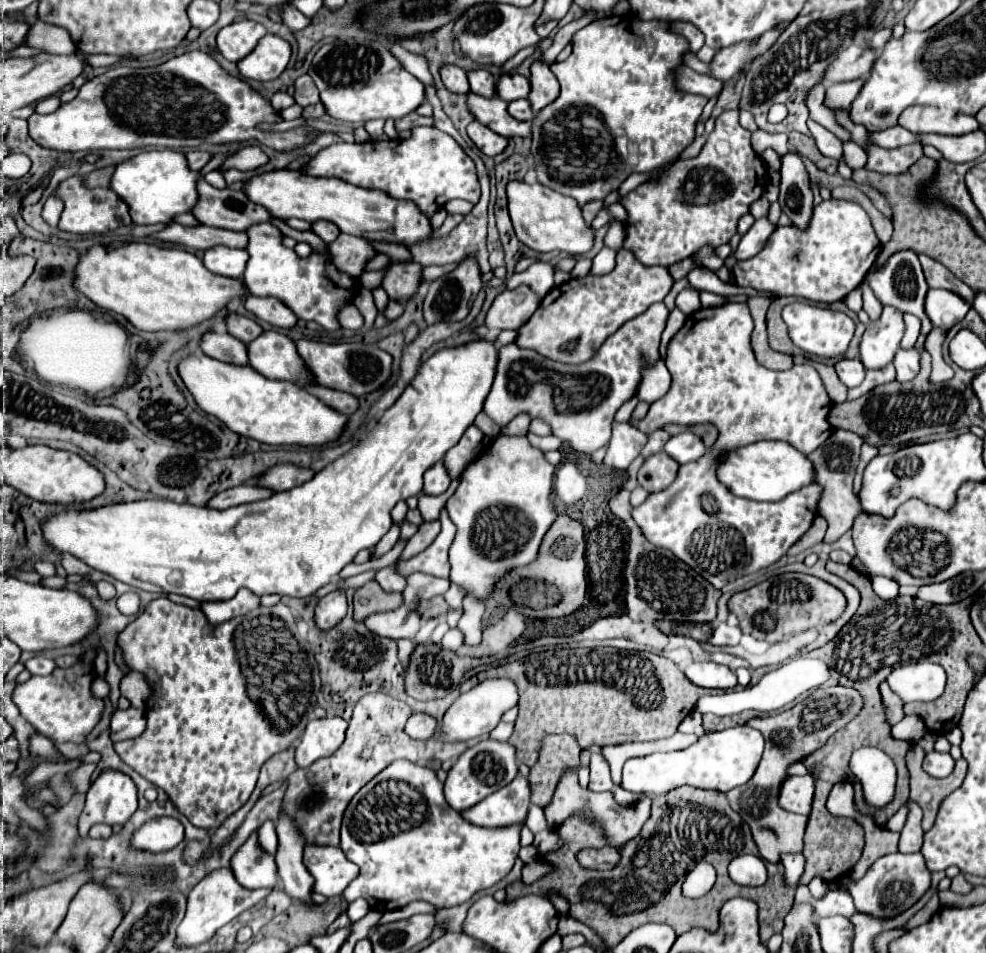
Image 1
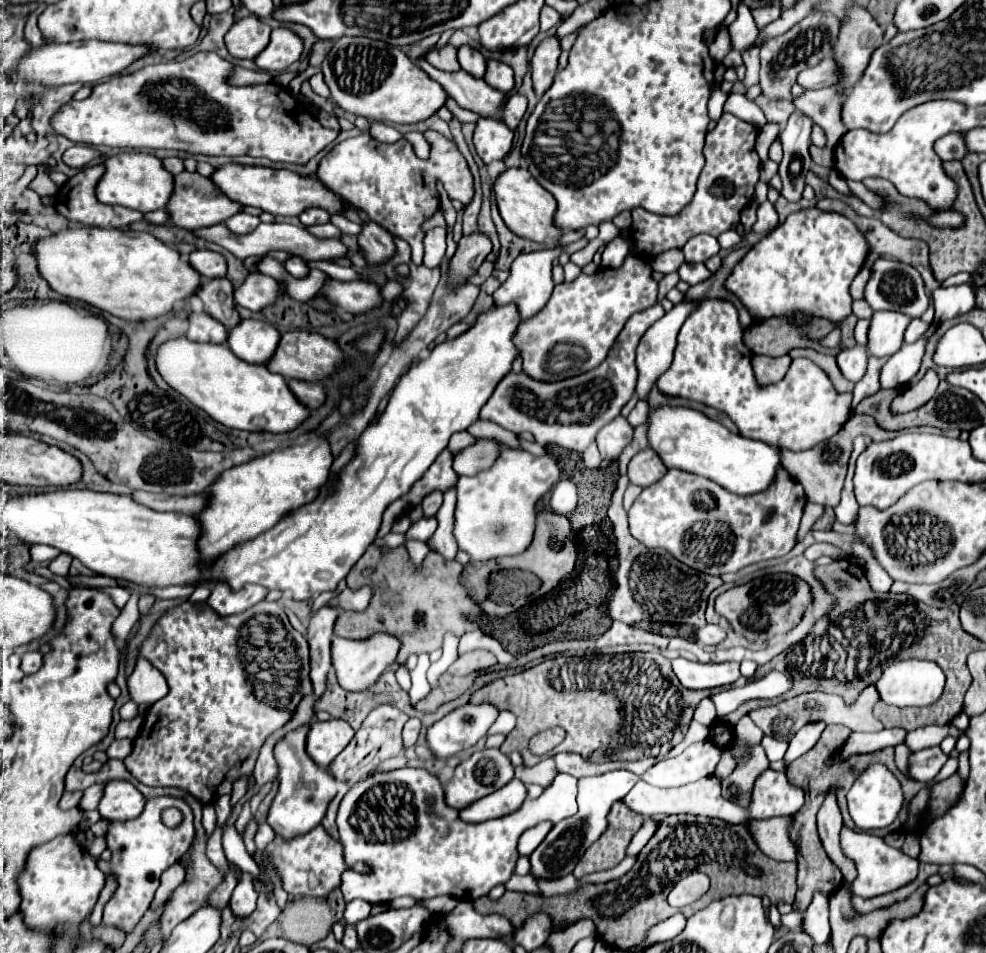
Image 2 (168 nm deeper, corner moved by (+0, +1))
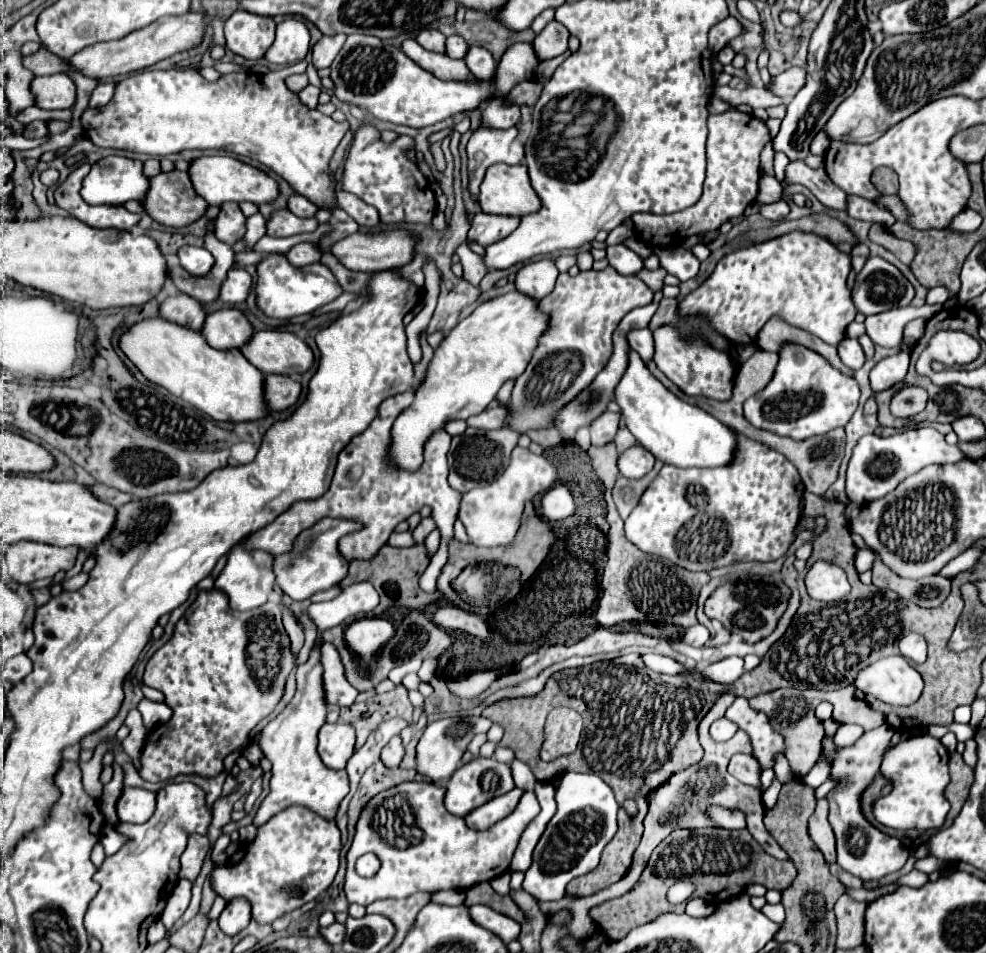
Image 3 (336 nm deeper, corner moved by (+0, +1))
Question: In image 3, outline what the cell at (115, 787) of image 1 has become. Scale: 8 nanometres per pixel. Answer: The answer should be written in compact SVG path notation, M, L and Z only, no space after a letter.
M125 786L115 808L121 822L133 822L133 824L147 822L155 810L155 792Z

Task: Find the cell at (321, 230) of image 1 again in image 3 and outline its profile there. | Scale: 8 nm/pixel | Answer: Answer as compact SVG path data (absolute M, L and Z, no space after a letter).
M293 196L289 198L289 210L299 218L313 218L319 208L311 204L311 200L307 200L305 196Z

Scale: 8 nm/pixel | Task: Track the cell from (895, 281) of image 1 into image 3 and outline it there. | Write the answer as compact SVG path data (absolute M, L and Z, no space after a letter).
M867 258L863 270L855 278L853 302L865 316L909 306L913 298L913 284L883 258Z

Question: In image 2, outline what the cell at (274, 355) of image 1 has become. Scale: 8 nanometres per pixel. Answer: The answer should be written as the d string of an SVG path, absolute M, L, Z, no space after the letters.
M241 320L227 334L227 346L249 364L265 364L279 344L279 332L261 320Z

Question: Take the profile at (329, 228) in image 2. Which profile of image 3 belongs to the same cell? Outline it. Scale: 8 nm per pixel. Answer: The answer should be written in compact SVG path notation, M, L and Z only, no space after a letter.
M279 210L267 222L269 236L293 236L303 232L315 232L319 222L315 218L297 218L289 210Z

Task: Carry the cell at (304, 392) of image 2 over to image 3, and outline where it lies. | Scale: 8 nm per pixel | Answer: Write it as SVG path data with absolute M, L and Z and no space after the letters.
M269 374L265 382L265 400L271 410L285 410L301 396L301 384L289 376Z

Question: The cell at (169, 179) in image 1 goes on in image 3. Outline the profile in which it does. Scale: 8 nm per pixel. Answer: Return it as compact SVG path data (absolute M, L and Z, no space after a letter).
M107 156L91 166L91 172L83 180L81 196L87 204L115 204L115 206L119 206L129 200L141 202L143 196L147 196L147 188L149 188L149 176L145 176L141 160L131 160L125 156Z

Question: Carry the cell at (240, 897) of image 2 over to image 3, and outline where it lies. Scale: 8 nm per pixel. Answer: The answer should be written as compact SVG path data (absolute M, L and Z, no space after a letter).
M231 900L231 904L225 906L225 910L219 916L219 928L233 936L241 932L251 920L251 904L247 900Z

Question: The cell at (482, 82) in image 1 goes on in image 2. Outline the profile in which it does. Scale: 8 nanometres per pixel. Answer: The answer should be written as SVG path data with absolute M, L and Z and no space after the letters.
M463 44L459 46L459 52L457 52L457 60L461 64L461 68L469 74L473 74L475 78L483 78L483 72L485 72L485 58L483 54L475 48L475 46L469 46L469 44Z

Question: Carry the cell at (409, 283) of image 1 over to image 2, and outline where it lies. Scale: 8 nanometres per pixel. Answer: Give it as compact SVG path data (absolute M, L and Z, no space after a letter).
M365 222L359 232L359 246L363 248L367 264L383 264L395 252L393 236L377 222Z

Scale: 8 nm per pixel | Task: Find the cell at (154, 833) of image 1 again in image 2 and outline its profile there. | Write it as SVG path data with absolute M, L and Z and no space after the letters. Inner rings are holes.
M157 796L157 798L147 800L143 814L133 820L127 820L127 822L111 820L109 822L107 848L111 850L111 860L109 862L99 860L97 866L105 876L109 876L109 874L115 876L117 890L105 904L105 910L103 910L105 926L115 926L125 934L131 934L135 930L135 926L147 912L147 908L155 896L155 890L159 888L161 874L169 866L173 866L175 862L181 860L181 856L187 852L187 848L193 840L193 834L195 834L195 826L193 826L193 812L191 812L189 804L185 800L173 798L173 796ZM169 806L179 808L185 816L183 824L177 828L167 828L161 820L161 812Z

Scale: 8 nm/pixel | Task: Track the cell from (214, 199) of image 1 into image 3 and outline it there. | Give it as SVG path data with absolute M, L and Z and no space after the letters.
M179 170L151 178L151 188L143 200L143 206L153 220L157 220L163 226L173 226L173 228L189 226L189 224L197 222L199 218L203 218L207 212L207 202L195 192L189 174L179 172Z

